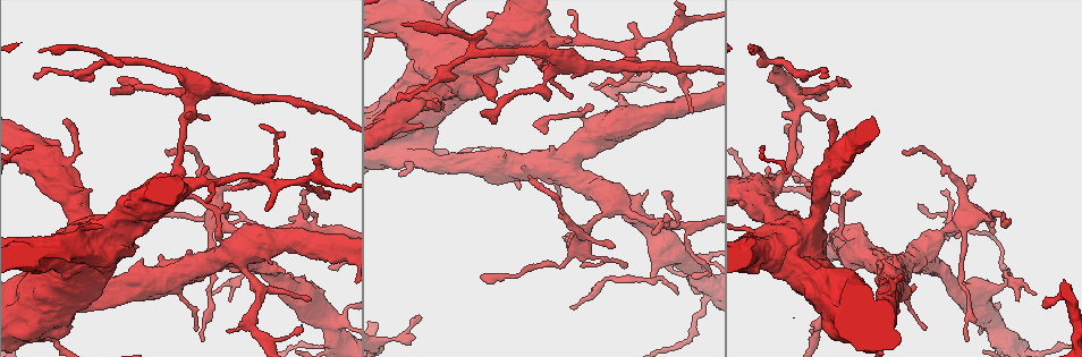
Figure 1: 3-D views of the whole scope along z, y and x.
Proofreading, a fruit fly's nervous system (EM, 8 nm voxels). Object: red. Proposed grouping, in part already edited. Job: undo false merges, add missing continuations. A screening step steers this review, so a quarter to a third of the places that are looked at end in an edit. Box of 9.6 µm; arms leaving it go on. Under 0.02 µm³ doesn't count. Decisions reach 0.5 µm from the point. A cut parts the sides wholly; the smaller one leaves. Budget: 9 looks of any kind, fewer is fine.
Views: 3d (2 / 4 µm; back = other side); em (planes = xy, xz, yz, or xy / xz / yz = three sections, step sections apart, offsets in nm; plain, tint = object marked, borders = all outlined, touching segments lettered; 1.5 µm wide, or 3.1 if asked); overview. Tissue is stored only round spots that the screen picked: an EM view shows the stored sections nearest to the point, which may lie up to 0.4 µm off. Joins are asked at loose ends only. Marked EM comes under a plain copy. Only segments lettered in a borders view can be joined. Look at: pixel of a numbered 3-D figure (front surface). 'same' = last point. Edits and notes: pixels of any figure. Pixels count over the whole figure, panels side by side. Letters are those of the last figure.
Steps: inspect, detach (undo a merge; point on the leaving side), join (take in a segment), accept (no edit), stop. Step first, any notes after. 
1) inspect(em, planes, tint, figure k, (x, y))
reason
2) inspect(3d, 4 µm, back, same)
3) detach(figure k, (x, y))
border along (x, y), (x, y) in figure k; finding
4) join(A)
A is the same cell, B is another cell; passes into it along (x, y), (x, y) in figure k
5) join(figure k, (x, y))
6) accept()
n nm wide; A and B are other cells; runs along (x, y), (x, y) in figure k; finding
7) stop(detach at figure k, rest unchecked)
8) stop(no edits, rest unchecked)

inspect(3d, 2 µm, back, figure 1, (538, 87))
calibre changes

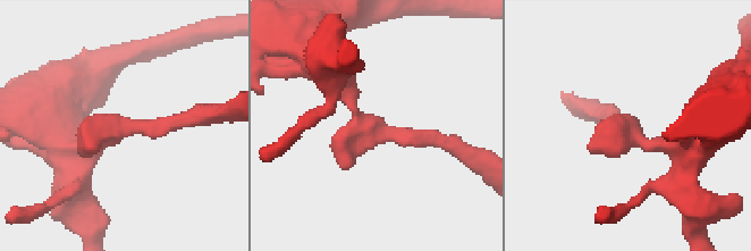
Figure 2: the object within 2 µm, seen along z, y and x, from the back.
inspect(em, planes, borders, figure 2, (114, 127))

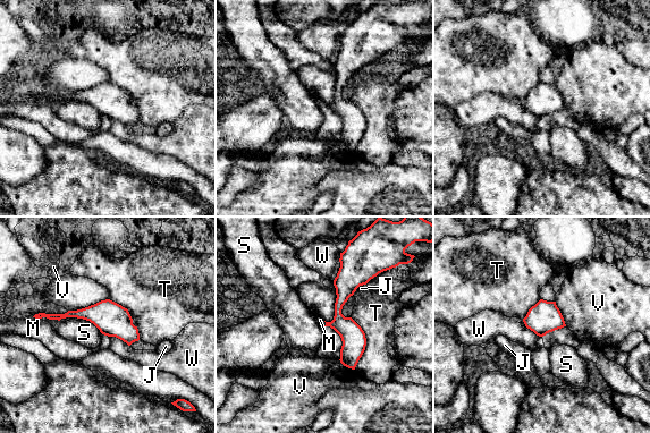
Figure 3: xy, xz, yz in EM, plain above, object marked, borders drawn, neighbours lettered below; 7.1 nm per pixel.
accept()
J, M, S, T, V and W are other cells; border along (351, 317), (365, 338), (355, 368) in figure 3; one neuron here

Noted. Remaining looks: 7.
inspect(em, planes, borders, figure 1, (832, 120))
an open end

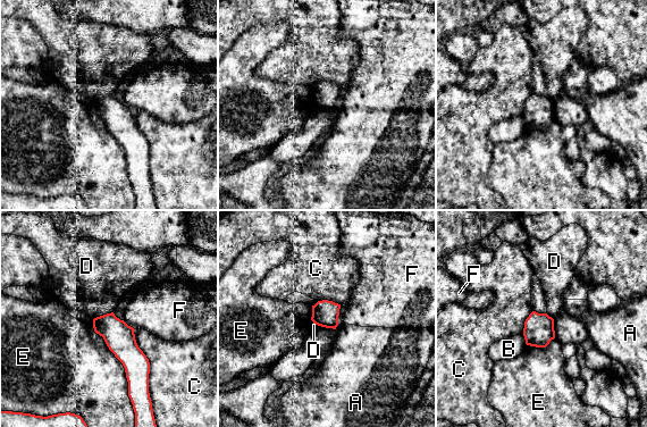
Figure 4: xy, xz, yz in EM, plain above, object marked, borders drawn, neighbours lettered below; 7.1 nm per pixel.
accept()
A, B, C, D, E and F are other cells; border along (546, 314), (553, 319) in figure 4; none of them fits

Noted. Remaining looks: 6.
inspect(em, xy, step 4, tint, figure 1, (919, 273))
stops while still wide

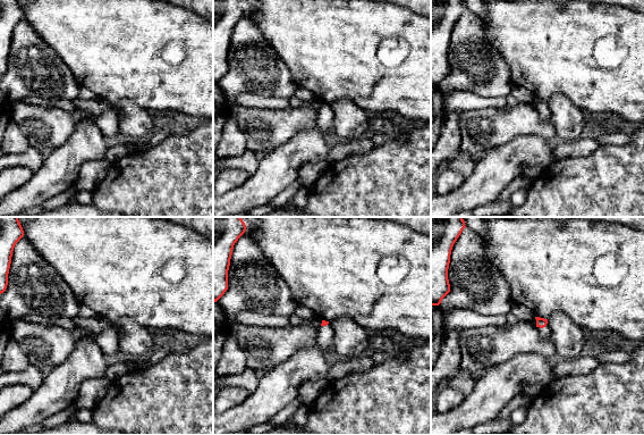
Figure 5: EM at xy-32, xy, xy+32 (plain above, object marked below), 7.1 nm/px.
inspect(em, planes, borders, same)
another direction

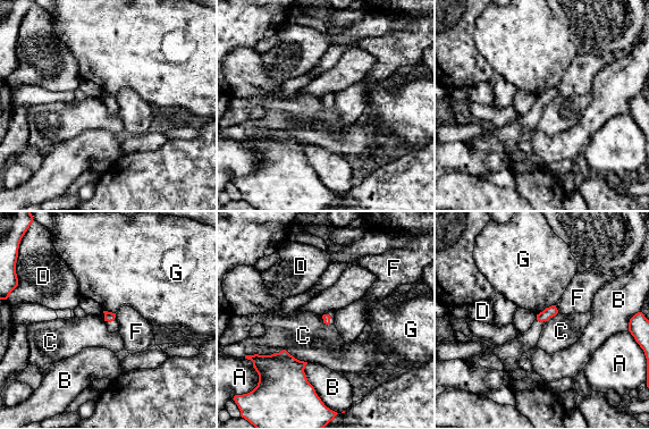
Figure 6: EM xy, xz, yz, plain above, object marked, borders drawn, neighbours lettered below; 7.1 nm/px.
accept()
A, B, C, D, F and G are other cells; no lettered segment goes on from it

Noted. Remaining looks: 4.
inspect(em, planes, tint, figure 1, (562, 264))
sudden change in width

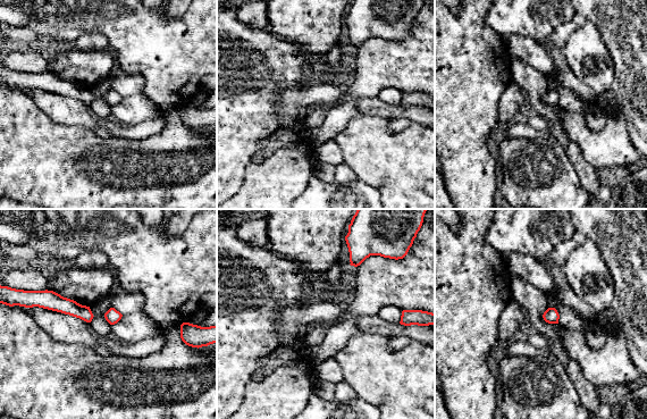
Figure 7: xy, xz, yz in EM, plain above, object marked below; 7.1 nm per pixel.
inspect(em, planes, borders, same)
what lies round it

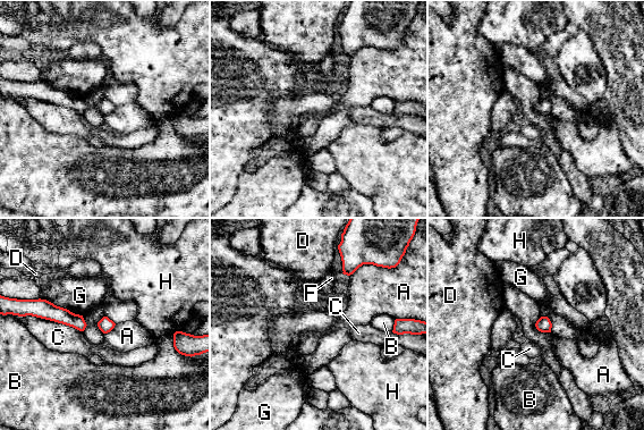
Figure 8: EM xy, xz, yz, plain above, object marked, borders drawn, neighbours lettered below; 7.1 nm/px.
accept()
100 nm wide; C touches over 440 nm; A, B, C, D, F, G and H are other cells; continuous, no second neuron

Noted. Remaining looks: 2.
stop(no edits, rest unchecked)

